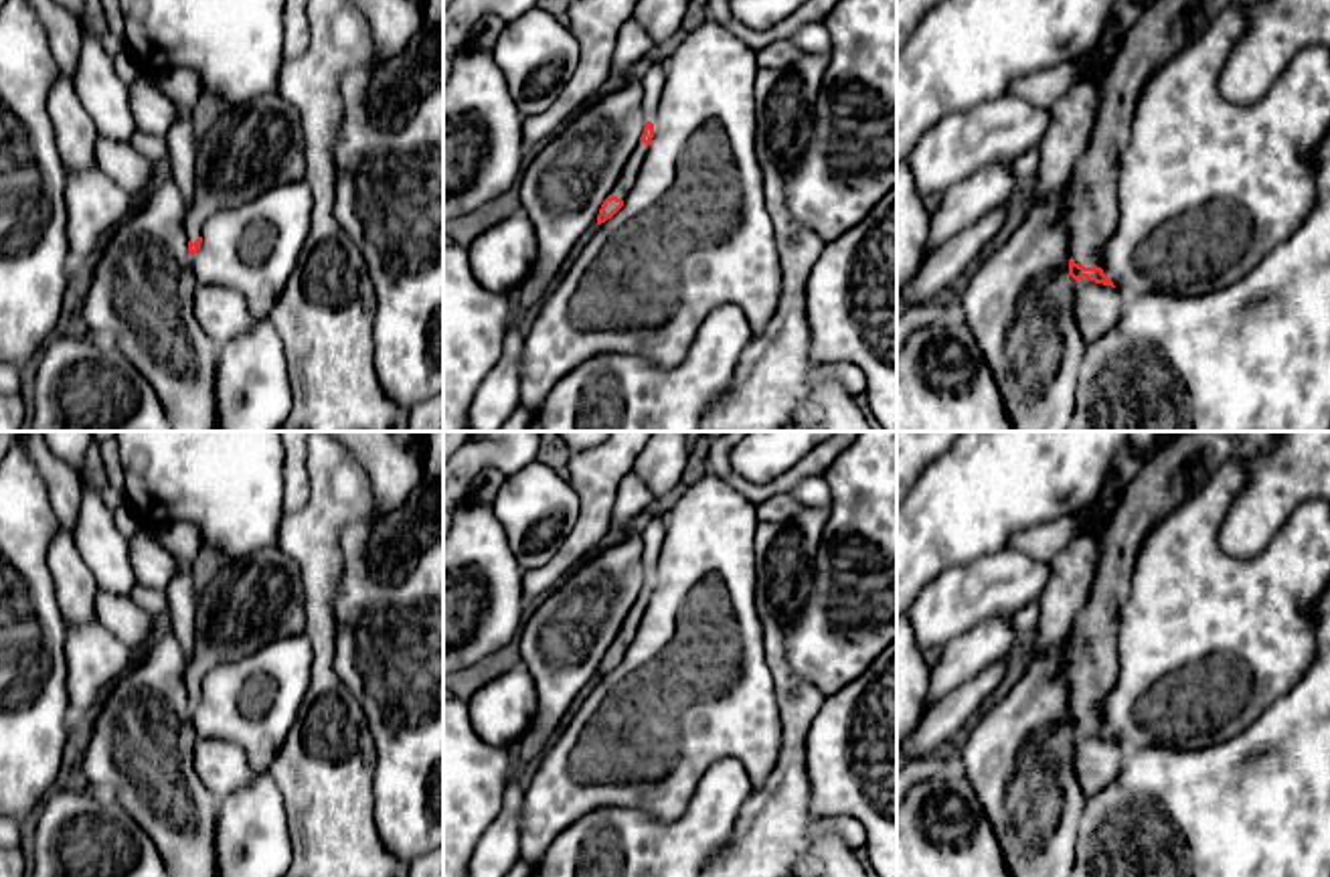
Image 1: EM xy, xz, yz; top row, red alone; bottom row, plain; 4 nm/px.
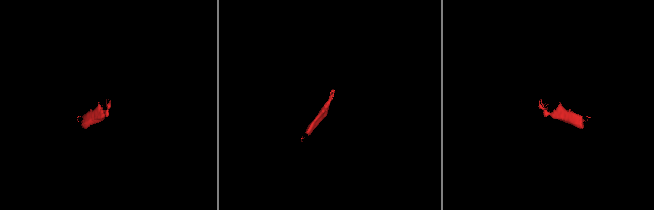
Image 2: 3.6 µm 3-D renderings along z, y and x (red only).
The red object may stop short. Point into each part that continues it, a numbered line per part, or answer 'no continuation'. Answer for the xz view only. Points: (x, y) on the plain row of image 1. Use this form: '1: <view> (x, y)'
1: xz (632, 620)

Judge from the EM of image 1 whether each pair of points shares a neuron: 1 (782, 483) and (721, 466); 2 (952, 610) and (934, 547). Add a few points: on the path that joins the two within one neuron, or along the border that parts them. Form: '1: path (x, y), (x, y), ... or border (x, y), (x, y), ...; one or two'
1: path (768, 489), (745, 489), (735, 481); one
2: border (984, 555), (946, 568), (918, 596); two

